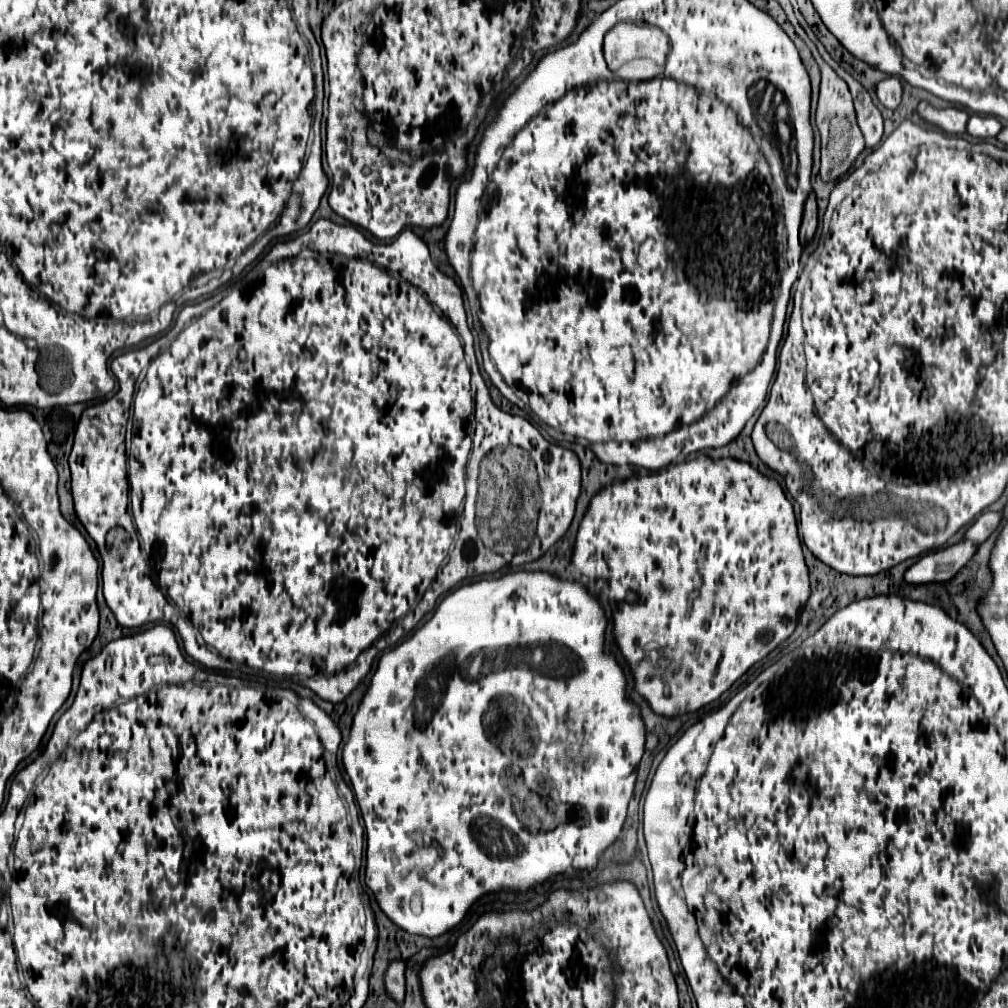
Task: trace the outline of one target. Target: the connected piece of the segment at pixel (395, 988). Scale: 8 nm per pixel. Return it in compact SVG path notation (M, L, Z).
M394 961L394 963L390 963L390 967L386 971L386 977L384 977L388 993L398 1003L404 1001L404 969L406 969L404 961Z

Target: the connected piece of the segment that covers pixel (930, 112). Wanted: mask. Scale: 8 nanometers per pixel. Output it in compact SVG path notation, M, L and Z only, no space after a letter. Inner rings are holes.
M922 101L922 103L918 105L918 113L920 113L926 121L930 121L930 123L934 123L936 127L944 129L946 133L954 133L954 135L966 133L966 125L968 125L968 119L970 119L970 115L968 115L964 109L948 107L948 109L942 111L942 109L930 107L926 101Z

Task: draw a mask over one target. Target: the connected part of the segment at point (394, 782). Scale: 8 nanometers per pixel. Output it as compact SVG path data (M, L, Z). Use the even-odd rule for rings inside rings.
M518 571L500 579L480 579L458 587L442 599L426 625L380 657L376 673L372 675L372 685L354 715L350 741L344 747L342 761L368 835L366 885L374 893L380 909L398 927L412 935L438 937L450 927L458 925L470 905L482 893L500 889L526 891L538 883L544 883L554 873L564 873L570 867L592 869L598 855L620 837L626 807L634 791L636 769L644 753L644 723L640 719L640 709L626 697L626 679L622 667L616 663L612 653L604 651L604 629L604 611L600 603L590 597L584 585L578 581L558 581L548 573ZM436 665L450 665L448 673L444 673L444 689L440 691L438 701ZM534 795L544 801L542 809L530 803L530 797ZM514 813L528 829L514 829Z

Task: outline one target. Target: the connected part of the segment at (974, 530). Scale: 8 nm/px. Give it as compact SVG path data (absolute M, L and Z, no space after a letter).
M986 511L982 513L974 525L966 531L966 539L974 541L974 543L984 543L984 539L988 539L1000 525L1002 521L1002 513L992 513L992 511Z

